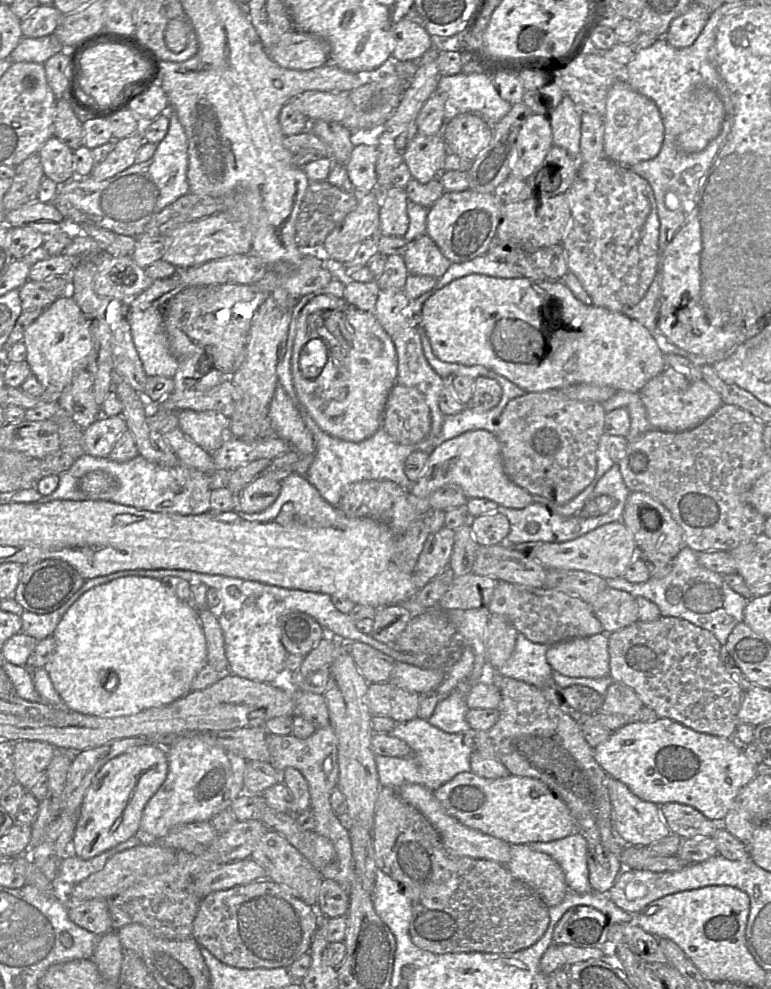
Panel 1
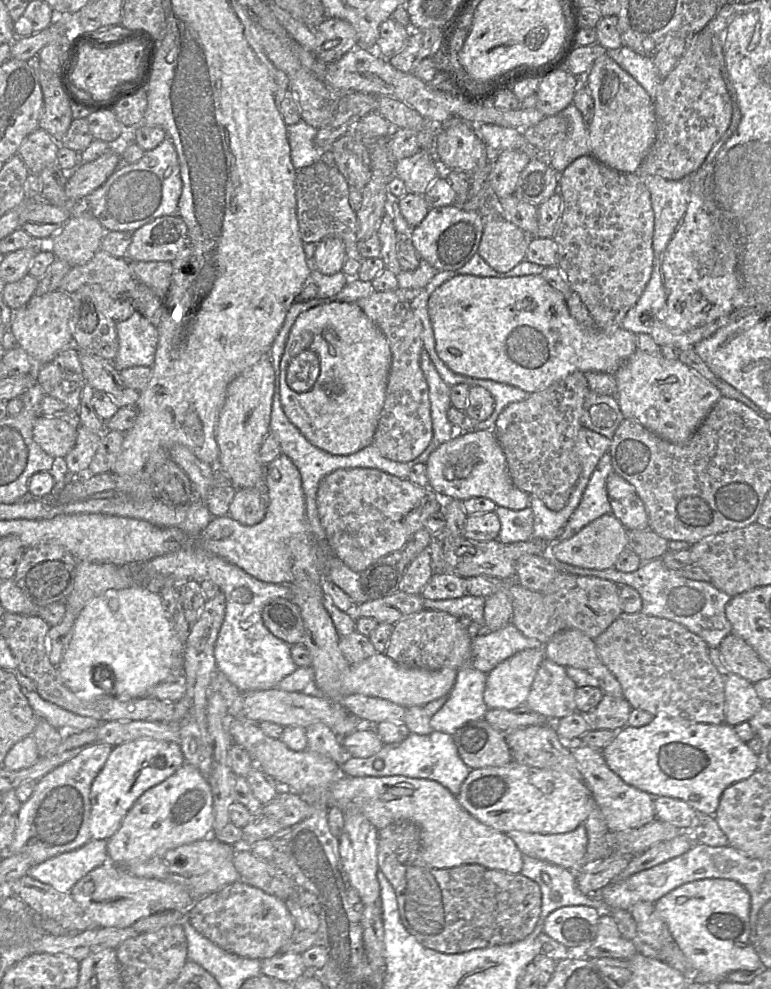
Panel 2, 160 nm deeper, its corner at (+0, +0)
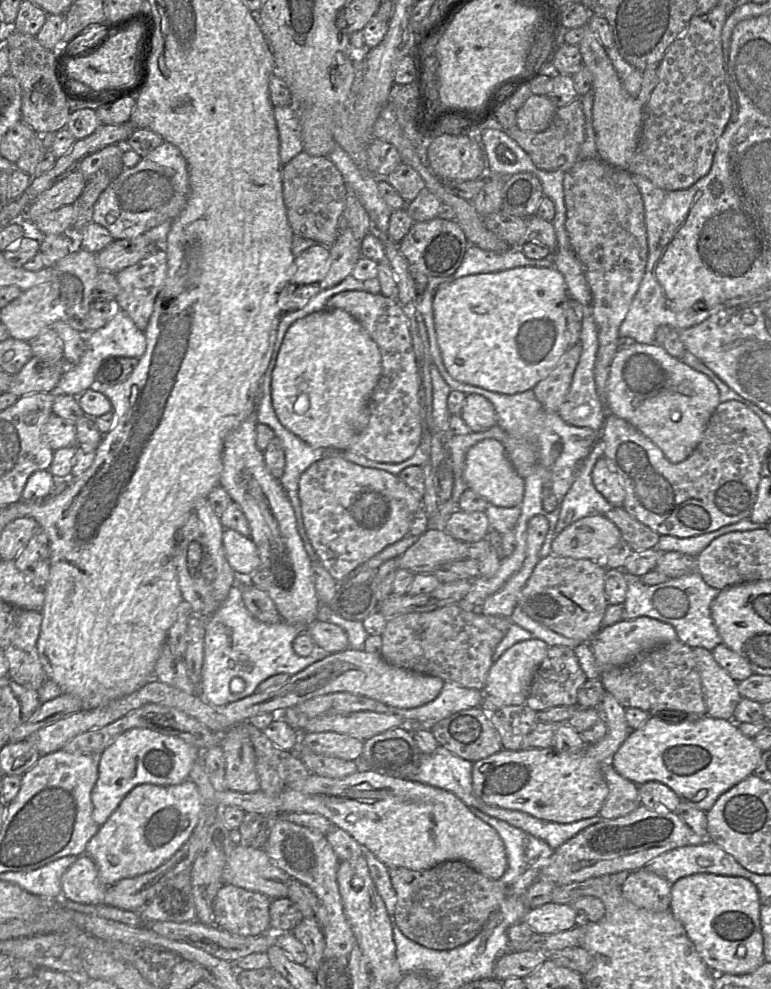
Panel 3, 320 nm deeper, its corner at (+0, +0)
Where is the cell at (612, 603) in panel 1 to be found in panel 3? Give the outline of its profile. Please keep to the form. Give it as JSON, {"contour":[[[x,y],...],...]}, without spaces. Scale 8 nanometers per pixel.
{"contour":[[[550,554],[537,563],[517,606],[533,620],[561,635],[582,643],[589,642],[602,629],[609,605],[605,594],[605,570],[602,562]]]}

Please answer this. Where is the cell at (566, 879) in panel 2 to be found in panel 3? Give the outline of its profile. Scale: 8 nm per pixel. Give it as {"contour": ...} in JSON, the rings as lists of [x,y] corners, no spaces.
{"contour":[[[476,808],[471,809],[477,817],[493,827],[503,840],[507,854],[508,867],[500,880],[507,888],[511,889],[512,895],[524,896],[528,887],[539,879],[540,870],[549,862],[554,849],[544,840],[511,826],[505,821],[489,816]]]}

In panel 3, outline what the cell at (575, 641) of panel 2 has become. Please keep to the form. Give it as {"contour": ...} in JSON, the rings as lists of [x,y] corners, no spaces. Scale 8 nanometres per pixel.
{"contour":[[[605,692],[598,708],[607,725],[607,733],[599,742],[587,744],[578,752],[556,748],[527,748],[518,751],[502,749],[474,762],[473,791],[488,805],[518,810],[541,820],[572,823],[597,815],[608,796],[608,786],[602,764],[611,762],[632,729],[625,718],[625,710],[615,697]]]}

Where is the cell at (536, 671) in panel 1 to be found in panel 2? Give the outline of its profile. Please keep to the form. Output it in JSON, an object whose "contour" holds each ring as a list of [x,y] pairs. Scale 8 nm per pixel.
{"contour":[[[511,622],[497,631],[487,632],[472,639],[469,664],[488,674],[518,652],[544,646],[539,640],[526,637]]]}

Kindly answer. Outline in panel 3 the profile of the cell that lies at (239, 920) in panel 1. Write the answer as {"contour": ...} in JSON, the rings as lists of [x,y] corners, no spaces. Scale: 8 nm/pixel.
{"contour":[[[222,884],[213,901],[214,924],[240,936],[266,933],[270,930],[270,903],[262,893]]]}

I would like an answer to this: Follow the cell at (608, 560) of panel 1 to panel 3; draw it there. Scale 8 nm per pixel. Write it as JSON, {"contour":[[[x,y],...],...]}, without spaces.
{"contour":[[[593,514],[554,534],[552,554],[601,562],[621,539],[621,532],[612,521],[605,515]]]}

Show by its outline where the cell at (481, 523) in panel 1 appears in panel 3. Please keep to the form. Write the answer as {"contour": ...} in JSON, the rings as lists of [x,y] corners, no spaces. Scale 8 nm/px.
{"contour":[[[455,510],[448,518],[444,531],[464,543],[478,542],[487,537],[490,530],[485,512]]]}

